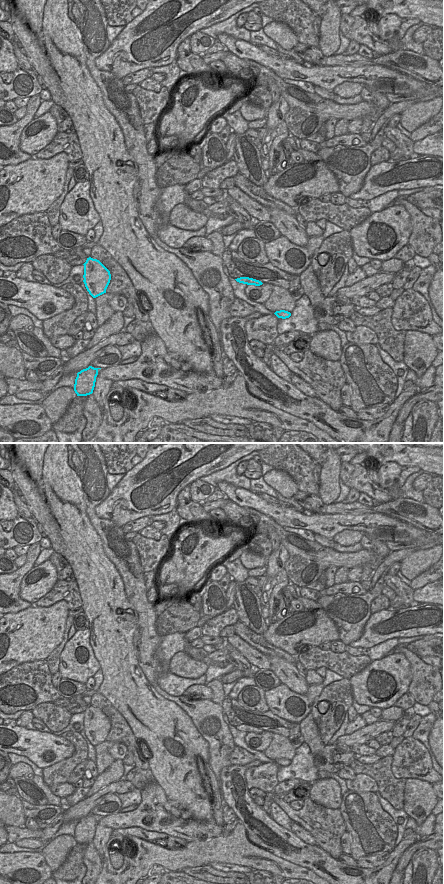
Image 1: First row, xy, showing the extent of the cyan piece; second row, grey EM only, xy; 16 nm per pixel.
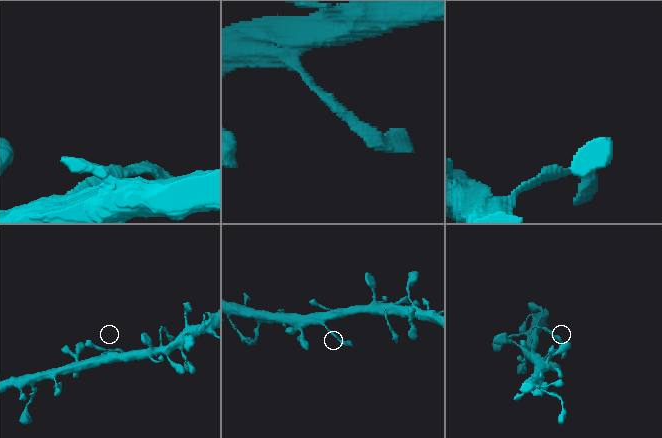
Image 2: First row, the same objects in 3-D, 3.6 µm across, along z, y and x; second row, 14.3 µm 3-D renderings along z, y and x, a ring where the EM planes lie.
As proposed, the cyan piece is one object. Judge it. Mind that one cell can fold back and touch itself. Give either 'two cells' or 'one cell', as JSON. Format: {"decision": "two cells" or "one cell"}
{"decision": "one cell"}

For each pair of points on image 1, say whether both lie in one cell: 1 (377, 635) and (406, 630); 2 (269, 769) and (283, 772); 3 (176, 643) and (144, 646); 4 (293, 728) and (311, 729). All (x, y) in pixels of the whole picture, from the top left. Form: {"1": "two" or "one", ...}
{"1": "one", "2": "two", "3": "two", "4": "two"}

